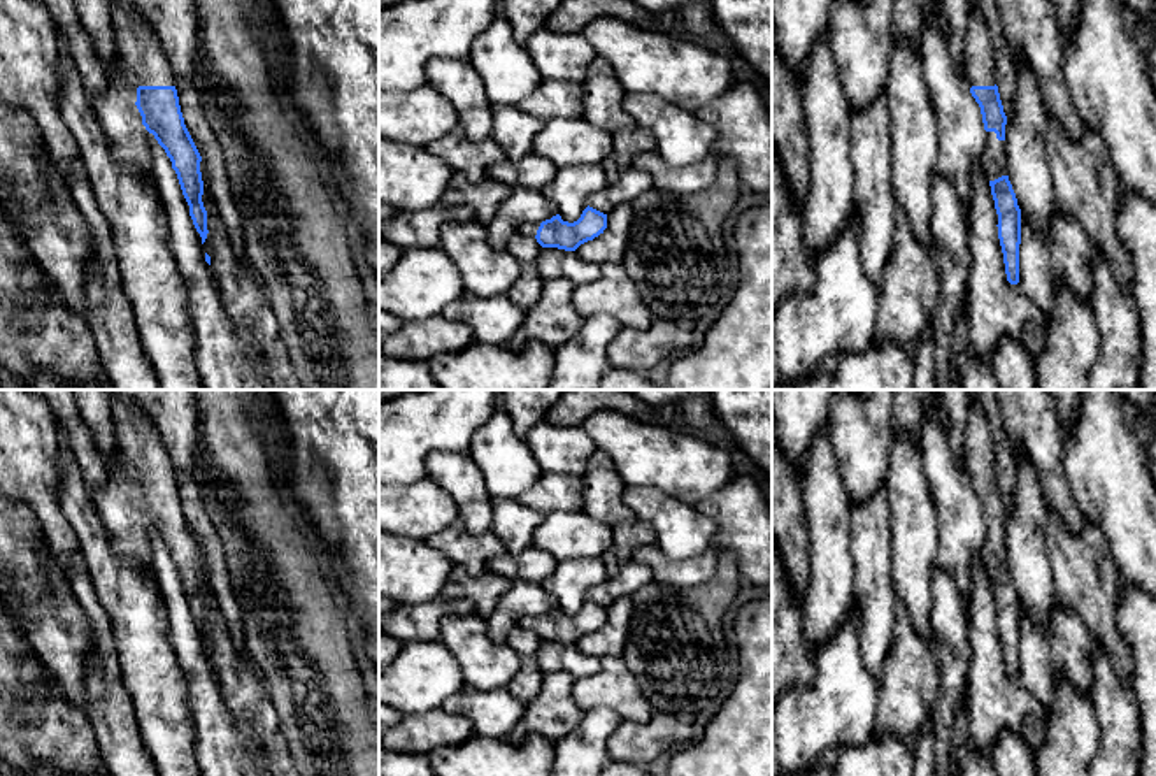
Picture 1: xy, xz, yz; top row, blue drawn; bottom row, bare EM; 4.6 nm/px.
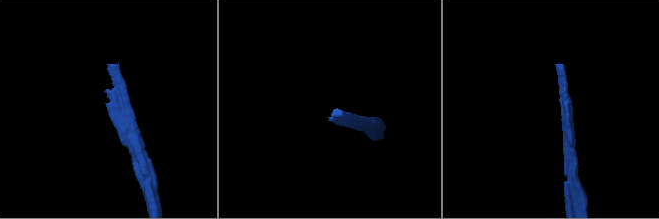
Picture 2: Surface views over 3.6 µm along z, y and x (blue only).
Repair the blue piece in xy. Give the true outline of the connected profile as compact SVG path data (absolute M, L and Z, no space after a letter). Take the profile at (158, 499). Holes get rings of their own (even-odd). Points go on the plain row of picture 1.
M114 390L112 414L116 453L107 465L109 481L95 492L95 507L114 551L147 571L153 565L149 528L154 528L172 555L203 637L209 623L202 550L184 518L168 453L147 416Z

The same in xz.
M586 600L574 616L563 614L560 607L542 616L523 616L519 627L535 630L542 641L575 644L581 637L593 634L607 622L607 607Z

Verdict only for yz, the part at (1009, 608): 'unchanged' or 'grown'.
grown

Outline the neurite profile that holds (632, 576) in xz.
M630 562L616 578L609 578L595 586L588 599L609 607L621 597L632 597L639 588L653 581L653 572L646 564Z

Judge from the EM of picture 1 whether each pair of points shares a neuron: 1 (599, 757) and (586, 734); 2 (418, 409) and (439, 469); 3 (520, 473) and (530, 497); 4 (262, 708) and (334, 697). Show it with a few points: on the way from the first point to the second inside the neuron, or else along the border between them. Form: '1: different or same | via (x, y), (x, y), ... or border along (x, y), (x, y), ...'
1: same | via (593, 752), (588, 747), (588, 740)
2: different | border along (465, 452), (434, 452), (427, 459), (427, 478)
3: different | border along (542, 473), (518, 499)
4: different | border along (258, 668), (288, 745)

